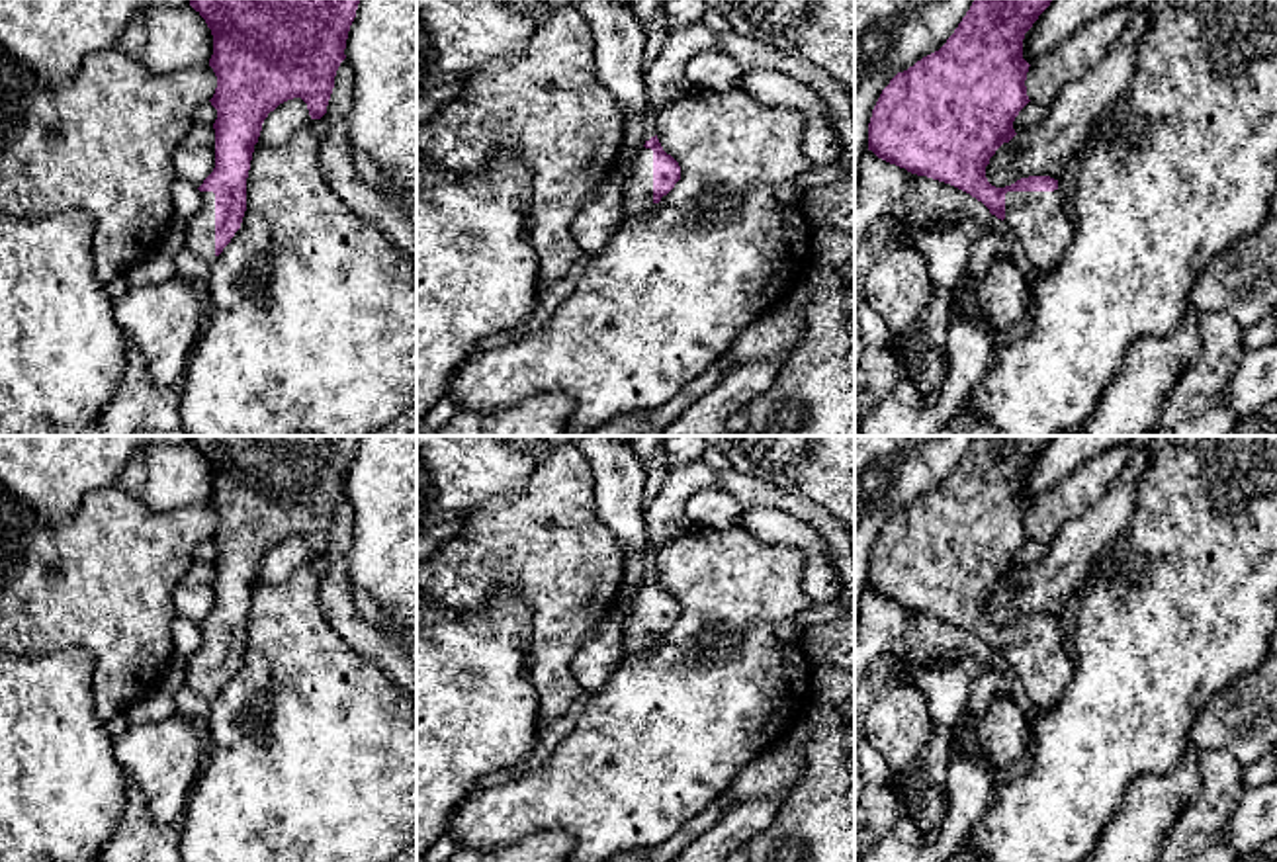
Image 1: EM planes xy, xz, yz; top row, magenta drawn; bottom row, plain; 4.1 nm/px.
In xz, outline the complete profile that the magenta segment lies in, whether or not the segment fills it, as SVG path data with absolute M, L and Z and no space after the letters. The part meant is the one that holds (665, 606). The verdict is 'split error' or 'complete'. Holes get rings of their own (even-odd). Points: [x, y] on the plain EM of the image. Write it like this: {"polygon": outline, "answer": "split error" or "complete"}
{"polygon": "M657 577L645 579L624 620L624 649L638 655L649 649L681 618L679 600L667 592Z", "answer": "split error"}

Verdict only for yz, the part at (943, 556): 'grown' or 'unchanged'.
grown

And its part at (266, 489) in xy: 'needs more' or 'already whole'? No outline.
needs more

